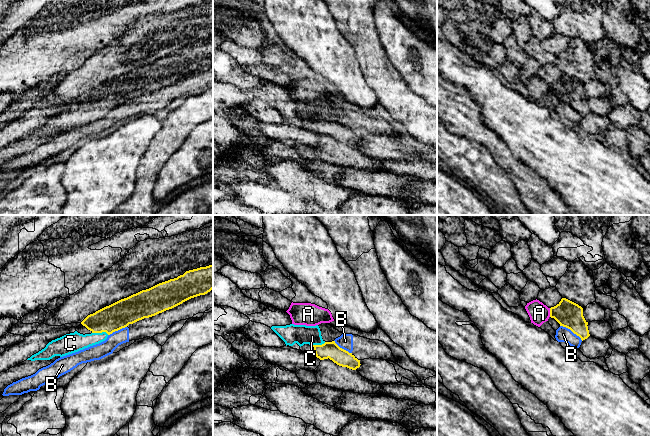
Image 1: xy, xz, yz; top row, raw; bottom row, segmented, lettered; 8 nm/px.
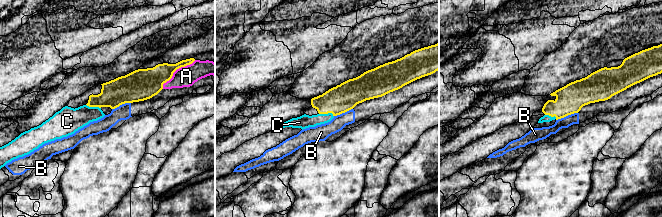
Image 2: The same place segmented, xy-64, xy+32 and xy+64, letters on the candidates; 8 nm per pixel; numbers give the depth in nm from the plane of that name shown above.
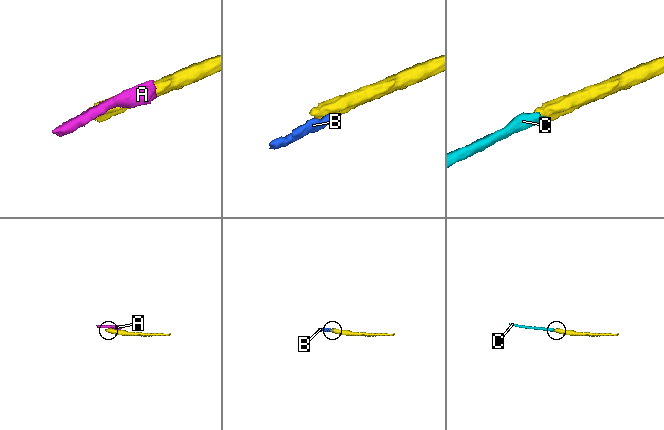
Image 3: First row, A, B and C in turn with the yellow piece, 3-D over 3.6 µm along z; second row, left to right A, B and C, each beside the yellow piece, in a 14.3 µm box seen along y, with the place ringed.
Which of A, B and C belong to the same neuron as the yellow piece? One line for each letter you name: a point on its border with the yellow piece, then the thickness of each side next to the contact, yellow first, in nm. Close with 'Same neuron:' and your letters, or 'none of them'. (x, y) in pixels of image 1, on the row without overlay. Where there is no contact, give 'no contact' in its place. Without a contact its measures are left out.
C: contact xy (100, 108); calibres 220 and 160 nm
Same neuron: C

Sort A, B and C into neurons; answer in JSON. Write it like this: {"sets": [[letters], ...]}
{"sets": [["A"], ["B"], ["C"]]}

